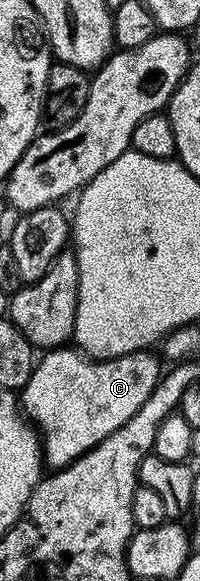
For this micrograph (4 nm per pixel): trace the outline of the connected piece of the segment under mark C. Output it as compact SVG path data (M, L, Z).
M76 347L49 349L36 362L36 369L24 385L18 400L22 412L42 438L42 461L49 470L65 469L71 461L78 459L86 451L90 451L106 435L118 431L146 399L150 399L150 391L154 391L157 381L162 376L161 358L155 357L152 351L141 351L113 357L111 361L98 361L80 352Z

